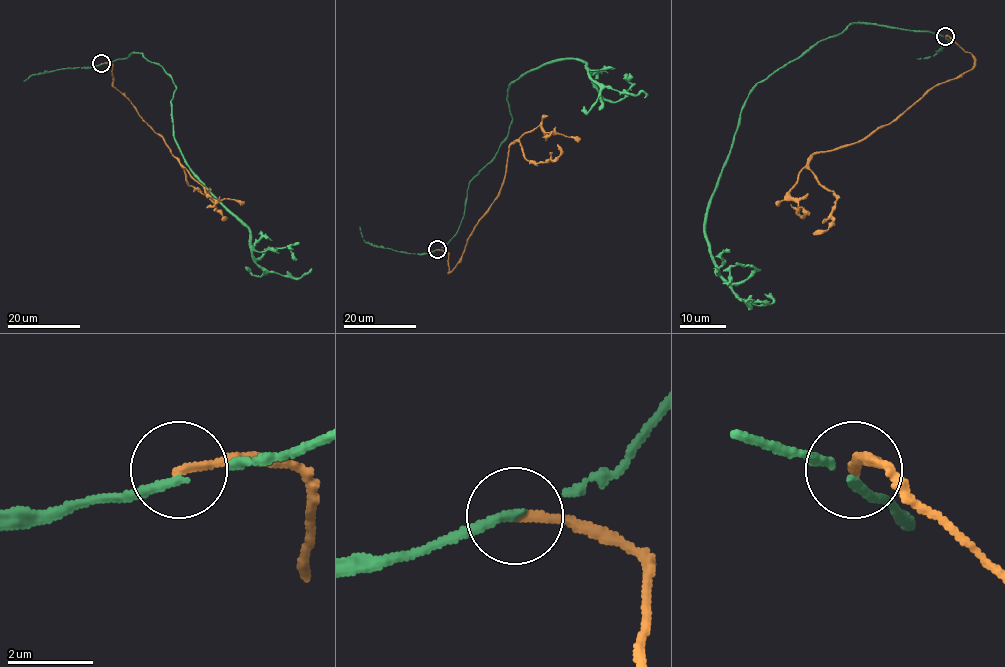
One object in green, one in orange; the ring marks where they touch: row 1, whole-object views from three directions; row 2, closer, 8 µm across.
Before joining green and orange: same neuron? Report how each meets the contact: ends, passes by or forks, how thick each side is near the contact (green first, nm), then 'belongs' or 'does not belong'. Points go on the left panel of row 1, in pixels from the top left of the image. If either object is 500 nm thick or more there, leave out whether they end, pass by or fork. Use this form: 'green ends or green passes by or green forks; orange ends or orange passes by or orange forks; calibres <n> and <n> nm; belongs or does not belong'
green passes by; orange ends; calibres 150 and 220 nm; does not belong

